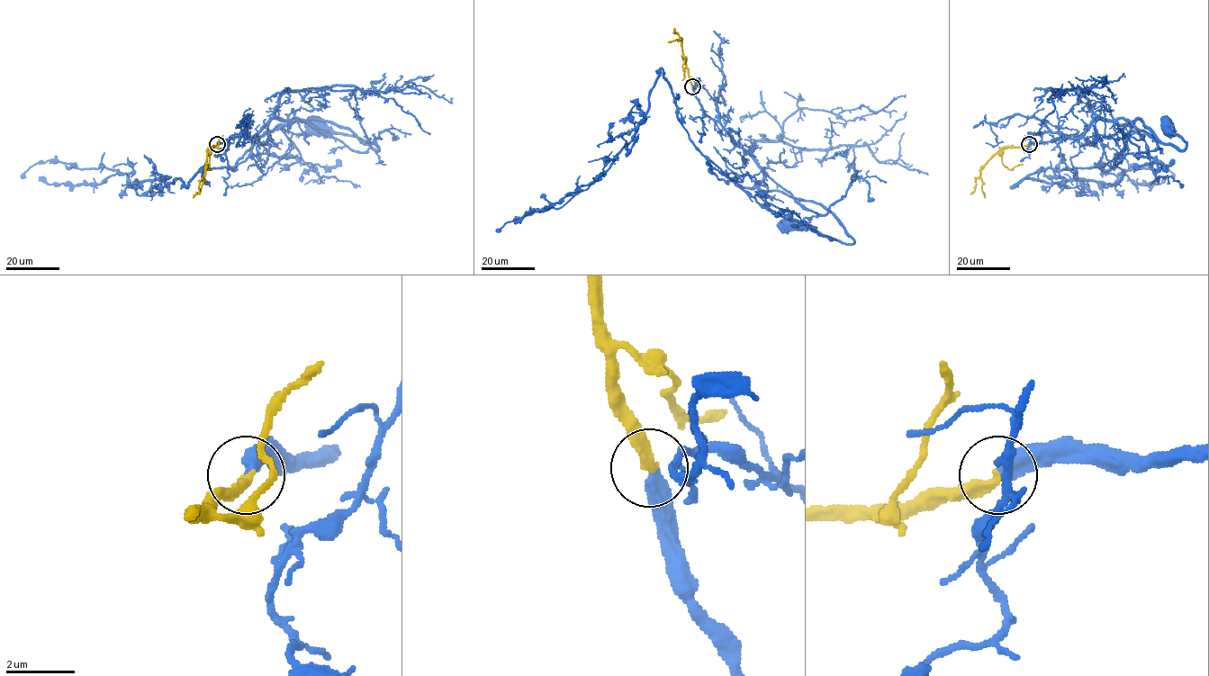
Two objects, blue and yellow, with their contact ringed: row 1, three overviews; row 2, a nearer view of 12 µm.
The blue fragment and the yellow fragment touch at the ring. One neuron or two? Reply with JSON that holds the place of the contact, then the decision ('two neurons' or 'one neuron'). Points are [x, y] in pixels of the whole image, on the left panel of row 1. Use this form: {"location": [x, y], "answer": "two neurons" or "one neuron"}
{"location": [217, 144], "answer": "one neuron"}

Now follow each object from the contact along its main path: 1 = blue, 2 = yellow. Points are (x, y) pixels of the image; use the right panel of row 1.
1: (1028, 144), (1078, 138), (1096, 118), (1131, 126), (1139, 119), (1163, 142), (1184, 149), (1186, 144), (1166, 124)
2: (1028, 144), (1004, 147), (984, 166), (980, 177), (985, 197)

